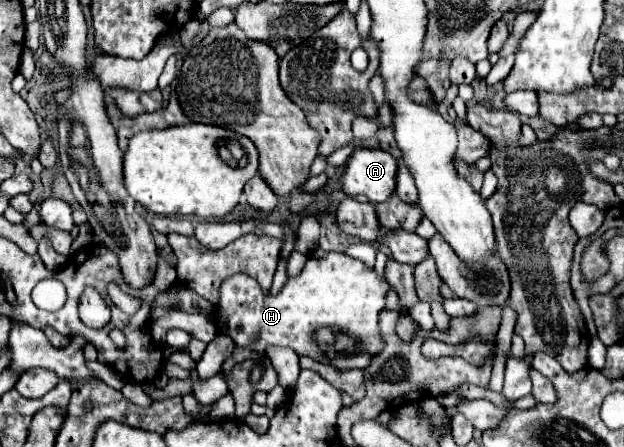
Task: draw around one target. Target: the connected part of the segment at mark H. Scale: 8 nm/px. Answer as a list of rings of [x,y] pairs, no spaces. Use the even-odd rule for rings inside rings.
[[[318,249],[318,257],[308,257],[302,273],[288,277],[278,295],[264,293],[256,279],[246,273],[228,277],[220,287],[220,303],[214,307],[212,317],[220,333],[228,335],[236,345],[250,347],[258,357],[268,347],[290,347],[298,355],[330,363],[338,369],[364,369],[372,359],[372,353],[380,351],[378,313],[384,309],[388,283],[380,281],[376,271],[362,261],[344,253],[332,253]],[[328,327],[346,333],[356,341],[360,353],[334,353],[330,359],[316,343],[316,331]]]

